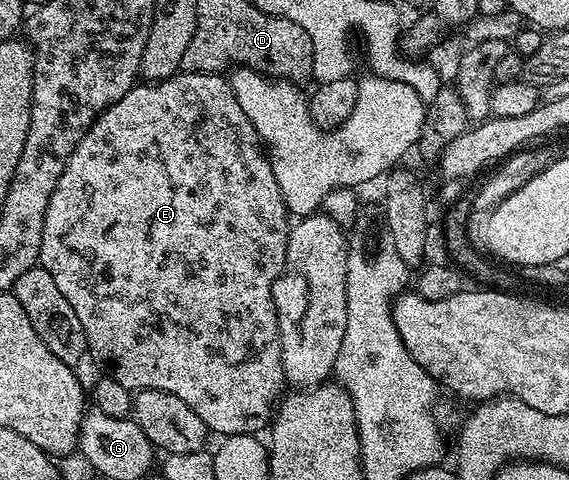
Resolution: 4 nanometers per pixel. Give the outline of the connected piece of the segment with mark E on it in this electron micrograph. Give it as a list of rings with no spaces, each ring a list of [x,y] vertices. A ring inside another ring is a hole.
[[[177,72],[169,80],[157,80],[155,82],[140,82],[131,88],[118,102],[114,102],[100,113],[86,130],[86,134],[78,142],[74,154],[66,162],[66,170],[62,170],[62,178],[58,178],[58,186],[54,186],[54,194],[50,194],[50,206],[46,206],[46,222],[42,226],[42,250],[38,261],[39,267],[46,269],[50,278],[58,285],[58,290],[62,290],[66,302],[70,302],[70,307],[74,309],[74,314],[78,314],[78,322],[82,322],[82,330],[86,330],[86,342],[88,351],[94,357],[97,356],[102,363],[108,364],[107,371],[122,386],[130,390],[149,388],[150,390],[162,390],[166,394],[174,394],[174,398],[182,398],[198,418],[207,426],[209,433],[217,437],[225,436],[250,436],[260,434],[260,431],[267,429],[272,423],[273,415],[278,407],[278,401],[286,388],[284,371],[282,370],[282,350],[280,349],[280,331],[278,330],[278,318],[276,317],[276,307],[274,306],[274,286],[279,276],[284,273],[286,262],[286,246],[288,245],[288,234],[290,231],[290,213],[284,205],[282,190],[278,190],[278,178],[274,178],[274,170],[270,166],[265,149],[261,147],[260,135],[254,130],[250,118],[246,118],[242,106],[238,106],[238,98],[234,98],[234,90],[231,83],[223,75],[215,72]]]

